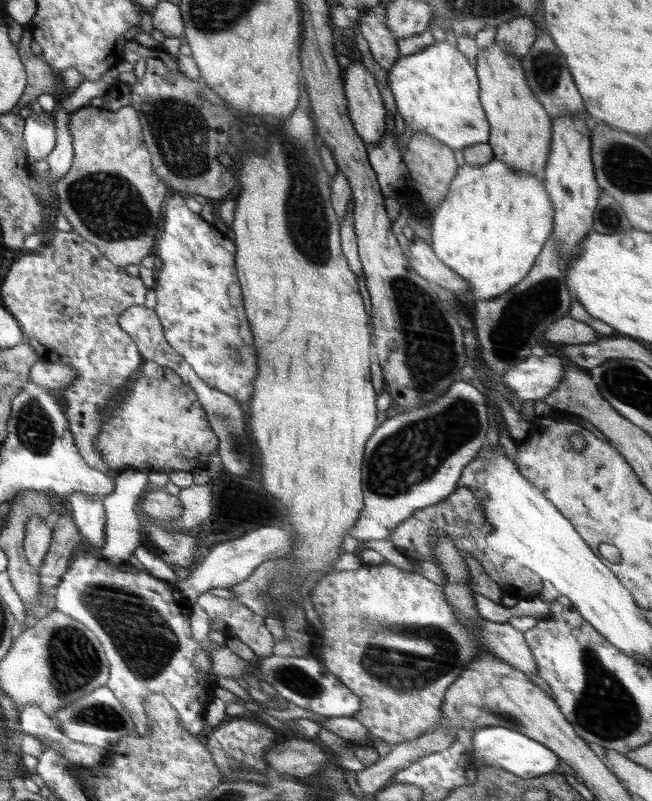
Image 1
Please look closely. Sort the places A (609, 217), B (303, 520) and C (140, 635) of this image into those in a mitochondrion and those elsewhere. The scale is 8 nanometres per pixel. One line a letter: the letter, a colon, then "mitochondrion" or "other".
A: mitochondrion
B: other
C: mitochondrion

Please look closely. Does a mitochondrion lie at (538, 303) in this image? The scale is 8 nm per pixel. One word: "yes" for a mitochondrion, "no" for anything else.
yes

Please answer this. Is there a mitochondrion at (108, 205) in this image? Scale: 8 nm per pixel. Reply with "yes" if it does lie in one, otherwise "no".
yes

